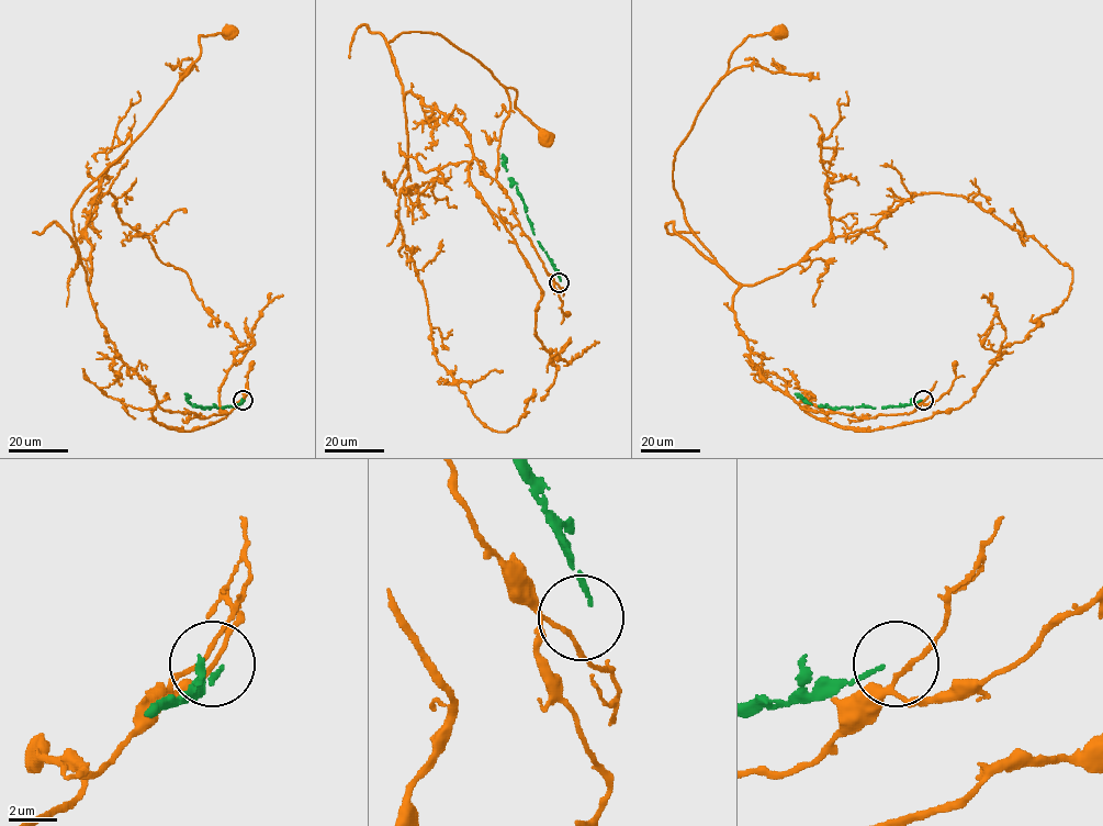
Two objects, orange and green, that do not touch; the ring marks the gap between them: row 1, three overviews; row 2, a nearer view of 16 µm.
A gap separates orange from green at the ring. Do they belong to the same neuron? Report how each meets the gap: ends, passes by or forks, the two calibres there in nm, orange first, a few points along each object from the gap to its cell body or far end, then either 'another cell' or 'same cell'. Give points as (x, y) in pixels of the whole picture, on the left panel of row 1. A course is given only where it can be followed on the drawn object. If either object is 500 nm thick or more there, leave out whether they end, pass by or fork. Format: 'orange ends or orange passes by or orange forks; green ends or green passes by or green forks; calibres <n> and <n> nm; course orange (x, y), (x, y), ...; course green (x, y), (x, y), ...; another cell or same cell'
orange passes by; green ends; calibres 180 and 160 nm; course orange (242, 400), (205, 417), (158, 404), (98, 319), (71, 219), (81, 193), (199, 56), (200, 37), (231, 32); course green (244, 400), (222, 408), (193, 406), (186, 393); another cell

